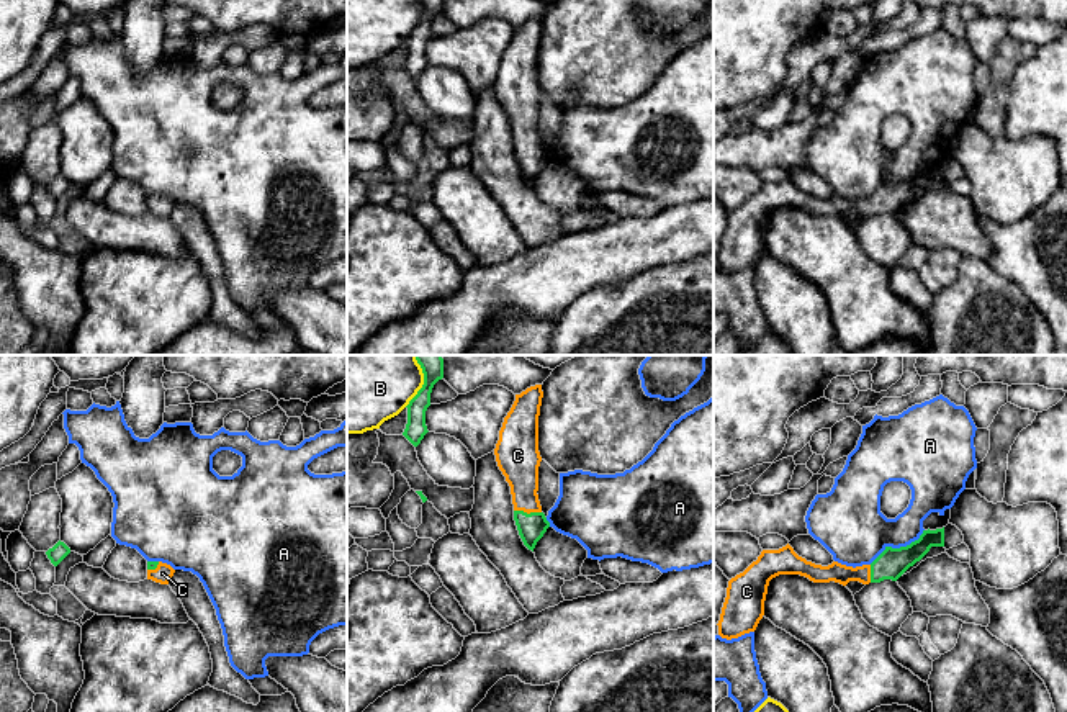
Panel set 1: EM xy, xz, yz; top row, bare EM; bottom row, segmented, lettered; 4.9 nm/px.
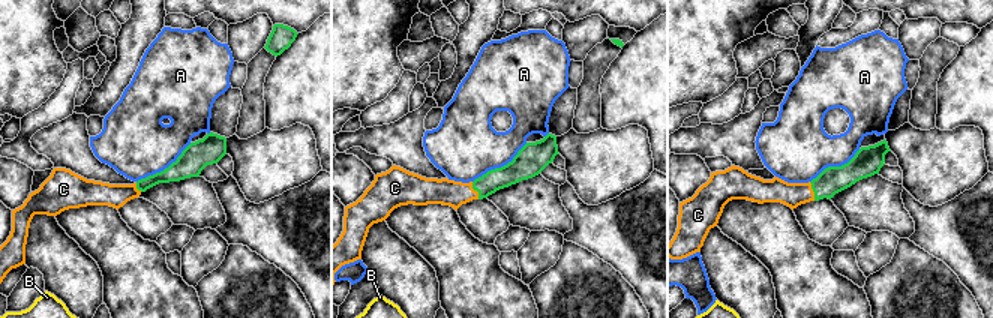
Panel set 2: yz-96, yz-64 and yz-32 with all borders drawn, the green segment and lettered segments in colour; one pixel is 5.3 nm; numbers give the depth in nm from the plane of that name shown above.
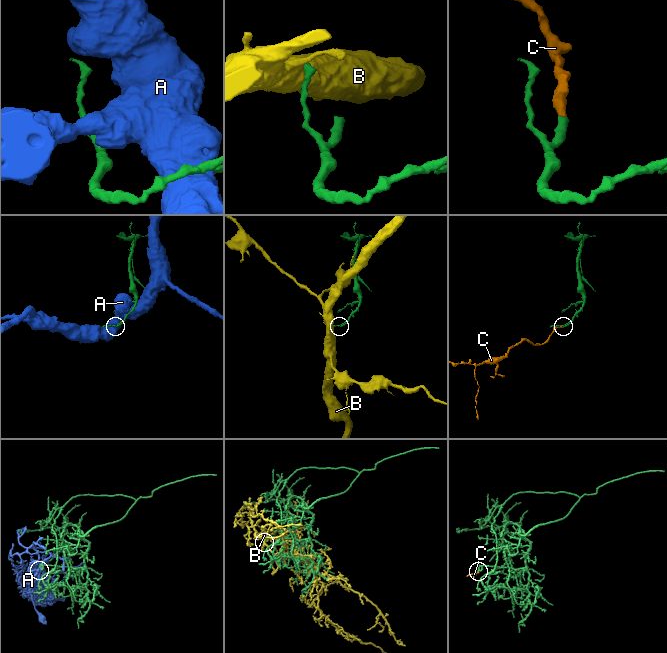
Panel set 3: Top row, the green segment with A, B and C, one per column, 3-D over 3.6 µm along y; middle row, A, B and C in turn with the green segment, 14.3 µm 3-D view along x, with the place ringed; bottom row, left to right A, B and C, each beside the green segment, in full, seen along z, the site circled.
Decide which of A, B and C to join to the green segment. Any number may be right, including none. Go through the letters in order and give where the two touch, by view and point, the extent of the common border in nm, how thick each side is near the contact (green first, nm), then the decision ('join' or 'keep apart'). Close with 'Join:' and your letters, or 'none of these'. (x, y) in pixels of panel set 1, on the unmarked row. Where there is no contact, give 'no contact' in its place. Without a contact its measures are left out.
A: meets green in yz at (897, 182); contact 320 nm long; 150 nm thick on the green side, 320 nm on the other; keep apart
B: meets green in xz at (423, 20); contact 220 nm long; 100 nm thick on the green side, 280 nm on the other; keep apart
C: meets green in xz at (526, 146); contact 140 nm long; 130 nm thick on the green side, 190 nm on the other; join
Join: C

